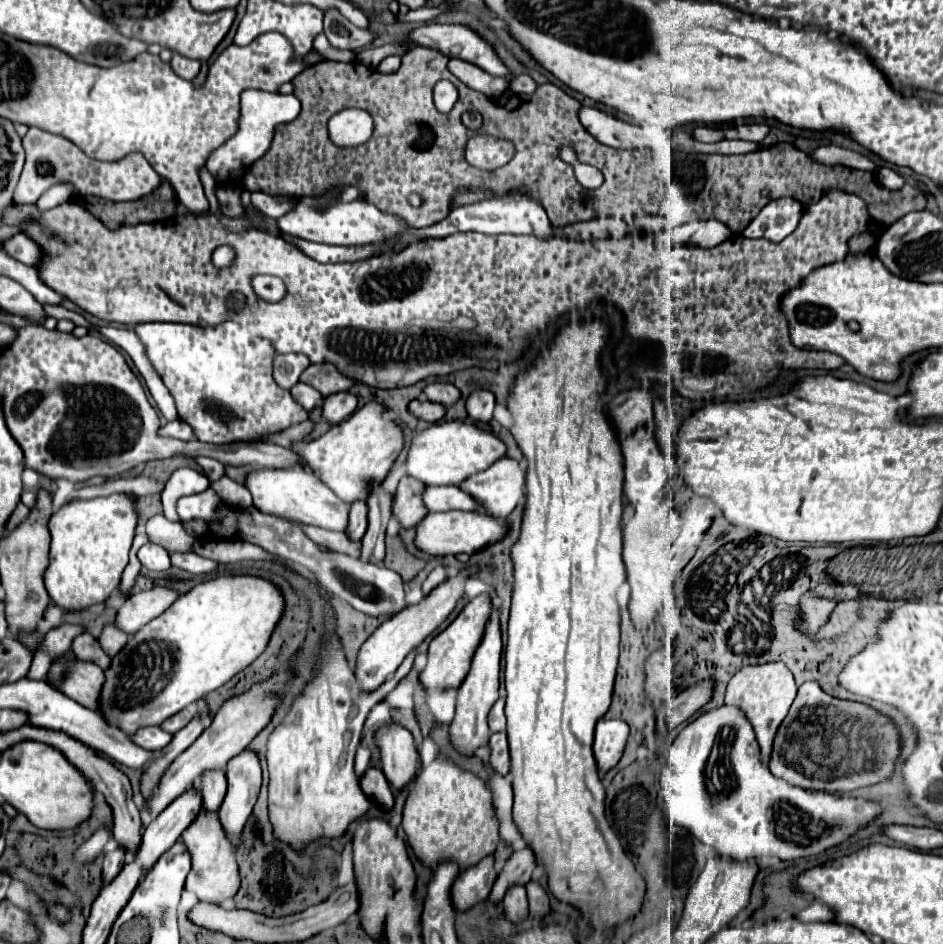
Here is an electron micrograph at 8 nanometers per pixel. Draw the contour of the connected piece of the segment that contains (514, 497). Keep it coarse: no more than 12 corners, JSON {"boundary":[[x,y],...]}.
{"boundary":[[502,457],[458,487],[504,519],[524,497],[524,471]]}

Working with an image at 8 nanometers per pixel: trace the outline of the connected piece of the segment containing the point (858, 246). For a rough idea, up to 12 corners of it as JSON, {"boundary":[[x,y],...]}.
{"boundary":[[872,233],[852,235],[850,253],[866,253],[874,247]]}

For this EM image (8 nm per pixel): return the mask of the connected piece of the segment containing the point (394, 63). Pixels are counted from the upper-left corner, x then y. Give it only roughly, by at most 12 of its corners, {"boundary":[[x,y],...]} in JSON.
{"boundary":[[390,55],[378,65],[380,73],[396,73],[400,57]]}

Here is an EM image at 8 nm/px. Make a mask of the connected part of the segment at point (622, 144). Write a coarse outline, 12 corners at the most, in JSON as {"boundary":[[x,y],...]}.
{"boundary":[[594,107],[578,119],[600,143],[640,147],[640,129]]}

